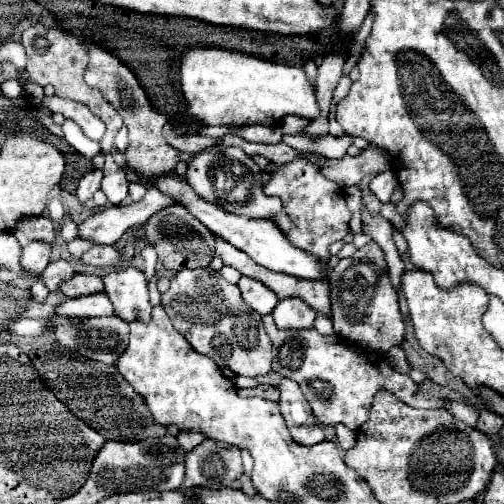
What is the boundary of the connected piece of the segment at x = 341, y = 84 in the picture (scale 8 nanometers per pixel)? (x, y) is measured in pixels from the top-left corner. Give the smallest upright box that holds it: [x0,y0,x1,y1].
[332,75,352,104]

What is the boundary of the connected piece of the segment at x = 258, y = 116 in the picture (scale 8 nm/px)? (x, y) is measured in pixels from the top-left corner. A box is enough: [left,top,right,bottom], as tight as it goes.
[181,48,319,126]

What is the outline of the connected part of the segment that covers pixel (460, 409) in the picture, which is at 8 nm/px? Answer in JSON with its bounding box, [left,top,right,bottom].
[447,402,479,426]

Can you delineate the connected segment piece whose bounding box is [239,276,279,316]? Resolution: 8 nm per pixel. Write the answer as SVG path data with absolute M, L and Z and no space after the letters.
M241 278L239 280L239 290L243 294L243 300L253 308L257 310L259 314L271 314L271 310L275 308L275 304L279 302L277 294L271 292L263 282L259 280L253 280L253 278Z

